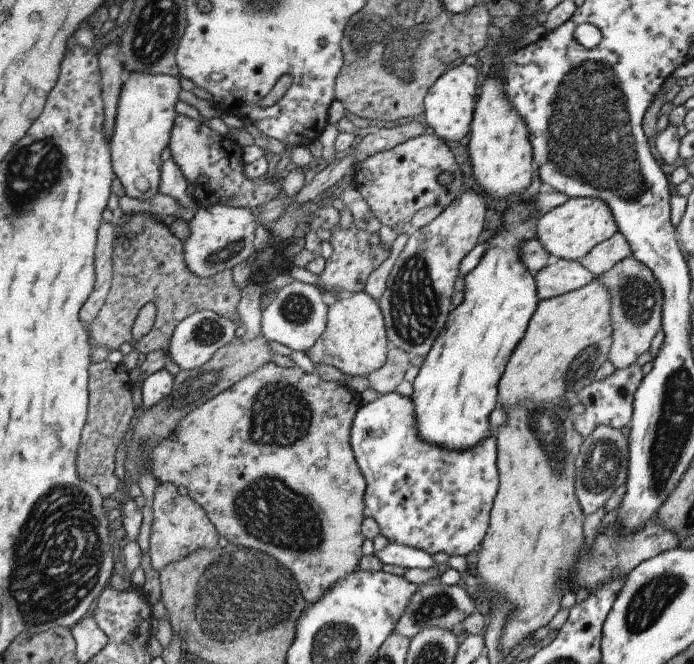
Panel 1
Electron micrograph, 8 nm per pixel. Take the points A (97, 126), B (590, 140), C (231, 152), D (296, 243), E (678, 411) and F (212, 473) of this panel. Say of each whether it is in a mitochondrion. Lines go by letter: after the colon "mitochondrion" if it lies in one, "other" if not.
A: other
B: mitochondrion
C: other
D: other
E: mitochondrion
F: other

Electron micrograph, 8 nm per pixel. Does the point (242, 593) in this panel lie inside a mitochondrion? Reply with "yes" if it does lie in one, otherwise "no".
yes

